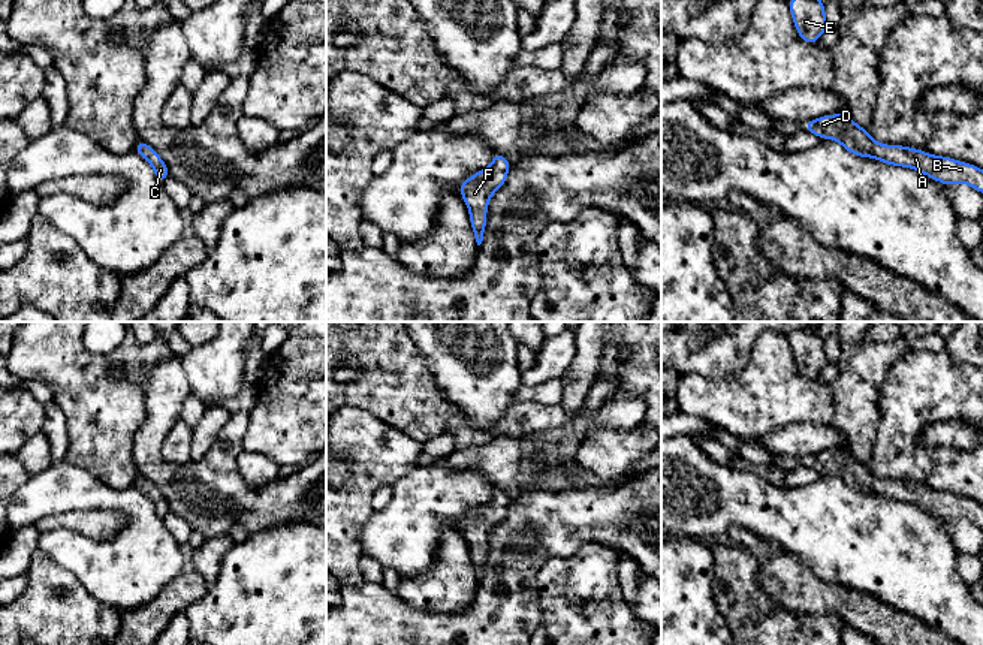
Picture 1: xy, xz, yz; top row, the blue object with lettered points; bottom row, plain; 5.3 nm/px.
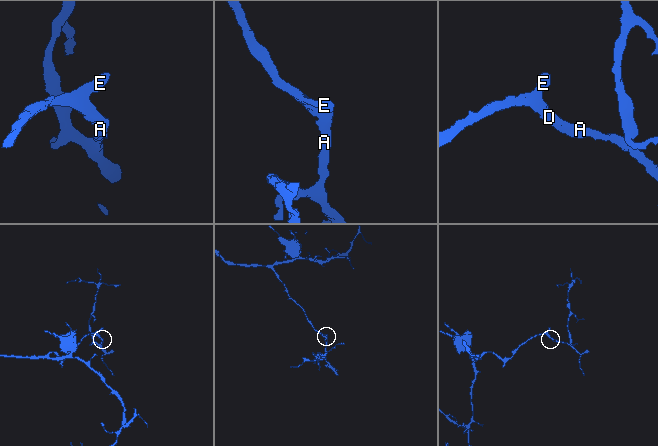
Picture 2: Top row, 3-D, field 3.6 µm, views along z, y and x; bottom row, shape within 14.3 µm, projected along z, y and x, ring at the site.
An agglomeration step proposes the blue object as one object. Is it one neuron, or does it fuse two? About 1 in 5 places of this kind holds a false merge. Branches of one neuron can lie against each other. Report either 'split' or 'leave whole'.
leave whole

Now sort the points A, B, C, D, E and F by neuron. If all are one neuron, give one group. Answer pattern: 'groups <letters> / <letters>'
groups A B C D E F

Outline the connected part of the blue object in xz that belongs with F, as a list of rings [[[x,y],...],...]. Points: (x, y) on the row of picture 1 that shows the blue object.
[[[494,153],[492,163],[486,169],[459,184],[462,199],[470,210],[470,223],[477,245],[483,241],[489,199],[506,183],[509,168],[510,162],[503,154]]]

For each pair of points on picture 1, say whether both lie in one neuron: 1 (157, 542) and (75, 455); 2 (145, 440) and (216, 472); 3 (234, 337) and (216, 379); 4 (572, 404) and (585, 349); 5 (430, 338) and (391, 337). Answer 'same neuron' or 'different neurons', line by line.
1: different neurons
2: same neuron
3: same neuron
4: same neuron
5: different neurons

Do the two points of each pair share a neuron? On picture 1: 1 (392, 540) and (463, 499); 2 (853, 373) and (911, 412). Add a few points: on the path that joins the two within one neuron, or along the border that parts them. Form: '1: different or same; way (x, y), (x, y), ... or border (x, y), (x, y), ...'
1: same; way (410, 523), (431, 502), (445, 499)
2: different; border (896, 359), (887, 370), (882, 386), (879, 425)

